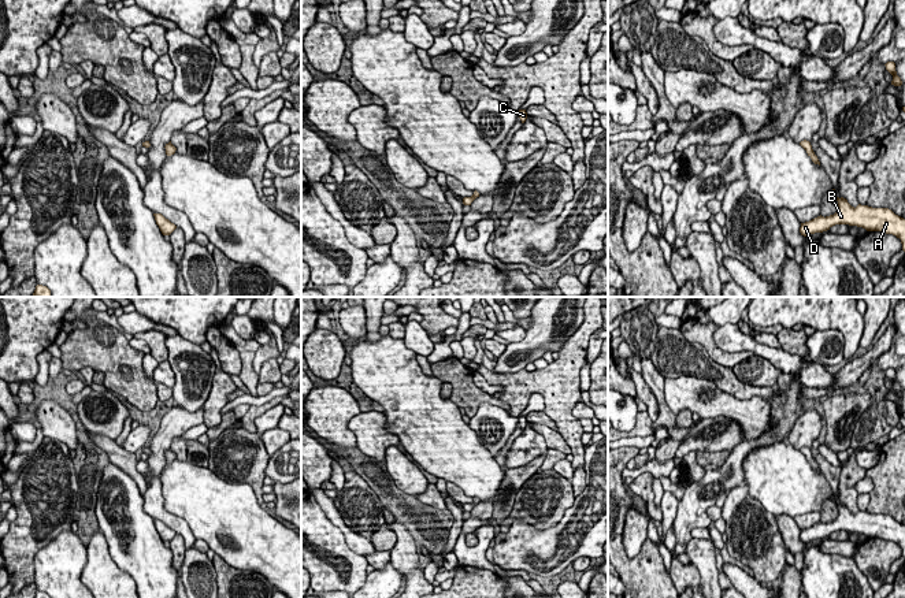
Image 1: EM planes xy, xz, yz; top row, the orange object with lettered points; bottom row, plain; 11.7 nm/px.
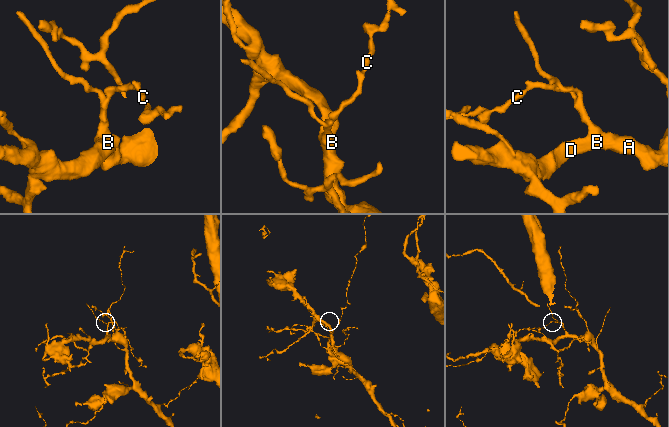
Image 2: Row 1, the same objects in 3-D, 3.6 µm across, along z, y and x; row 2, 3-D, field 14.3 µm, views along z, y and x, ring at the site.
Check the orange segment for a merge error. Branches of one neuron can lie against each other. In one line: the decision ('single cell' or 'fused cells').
fused cells

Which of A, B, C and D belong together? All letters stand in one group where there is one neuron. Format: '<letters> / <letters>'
A B D / C

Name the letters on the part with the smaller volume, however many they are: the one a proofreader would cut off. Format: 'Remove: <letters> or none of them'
Remove: C

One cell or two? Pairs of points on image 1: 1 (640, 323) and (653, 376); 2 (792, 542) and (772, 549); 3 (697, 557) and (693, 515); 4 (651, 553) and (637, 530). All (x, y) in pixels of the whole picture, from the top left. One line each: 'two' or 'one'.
1: two
2: two
3: two
4: two

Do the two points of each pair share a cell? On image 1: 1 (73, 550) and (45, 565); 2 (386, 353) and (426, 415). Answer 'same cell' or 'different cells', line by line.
1: same cell
2: same cell

